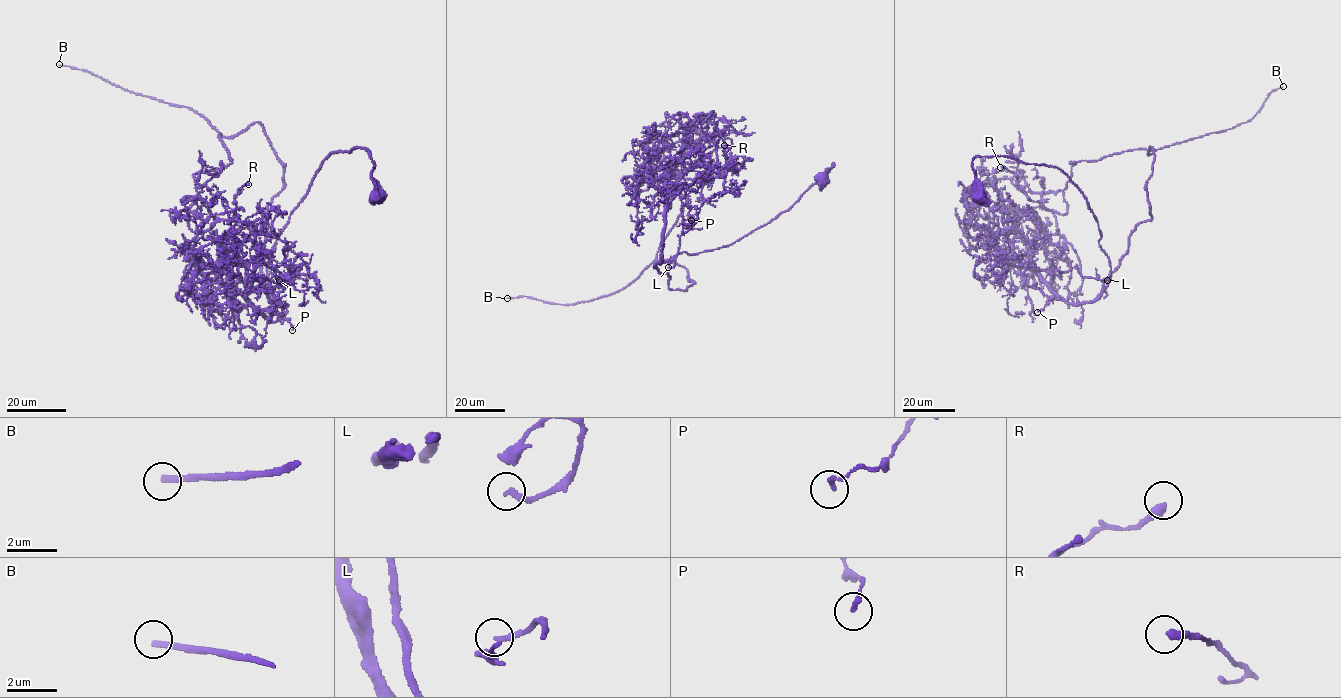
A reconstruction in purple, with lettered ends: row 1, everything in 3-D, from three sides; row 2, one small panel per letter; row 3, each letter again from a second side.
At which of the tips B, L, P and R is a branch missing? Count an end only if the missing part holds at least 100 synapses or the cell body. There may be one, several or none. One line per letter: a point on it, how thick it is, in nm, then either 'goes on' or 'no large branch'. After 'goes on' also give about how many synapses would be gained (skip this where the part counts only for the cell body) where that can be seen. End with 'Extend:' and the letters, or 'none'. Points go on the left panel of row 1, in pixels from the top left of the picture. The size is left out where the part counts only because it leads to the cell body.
B: (59, 64) | 280 nm | goes on | 350 syn
L: (279, 280) | 150 nm | no large branch
P: (292, 330) | 180 nm | no large branch
R: (248, 184) | 320 nm | no large branch
Extend: B

